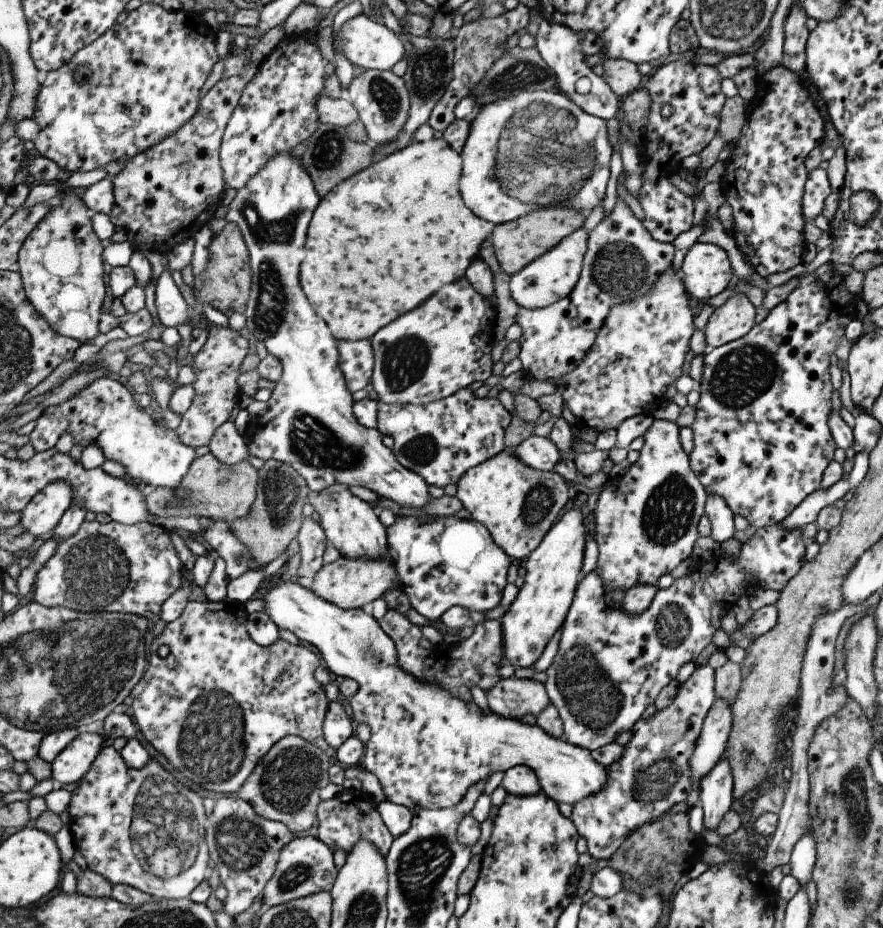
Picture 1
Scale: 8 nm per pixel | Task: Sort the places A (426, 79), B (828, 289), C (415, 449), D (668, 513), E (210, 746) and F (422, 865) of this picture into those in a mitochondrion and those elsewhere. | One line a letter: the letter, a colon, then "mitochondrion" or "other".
A: mitochondrion
B: other
C: mitochondrion
D: mitochondrion
E: mitochondrion
F: mitochondrion

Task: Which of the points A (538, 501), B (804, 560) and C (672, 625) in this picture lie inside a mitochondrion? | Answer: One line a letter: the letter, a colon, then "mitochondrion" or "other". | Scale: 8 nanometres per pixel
A: mitochondrion
B: other
C: mitochondrion

